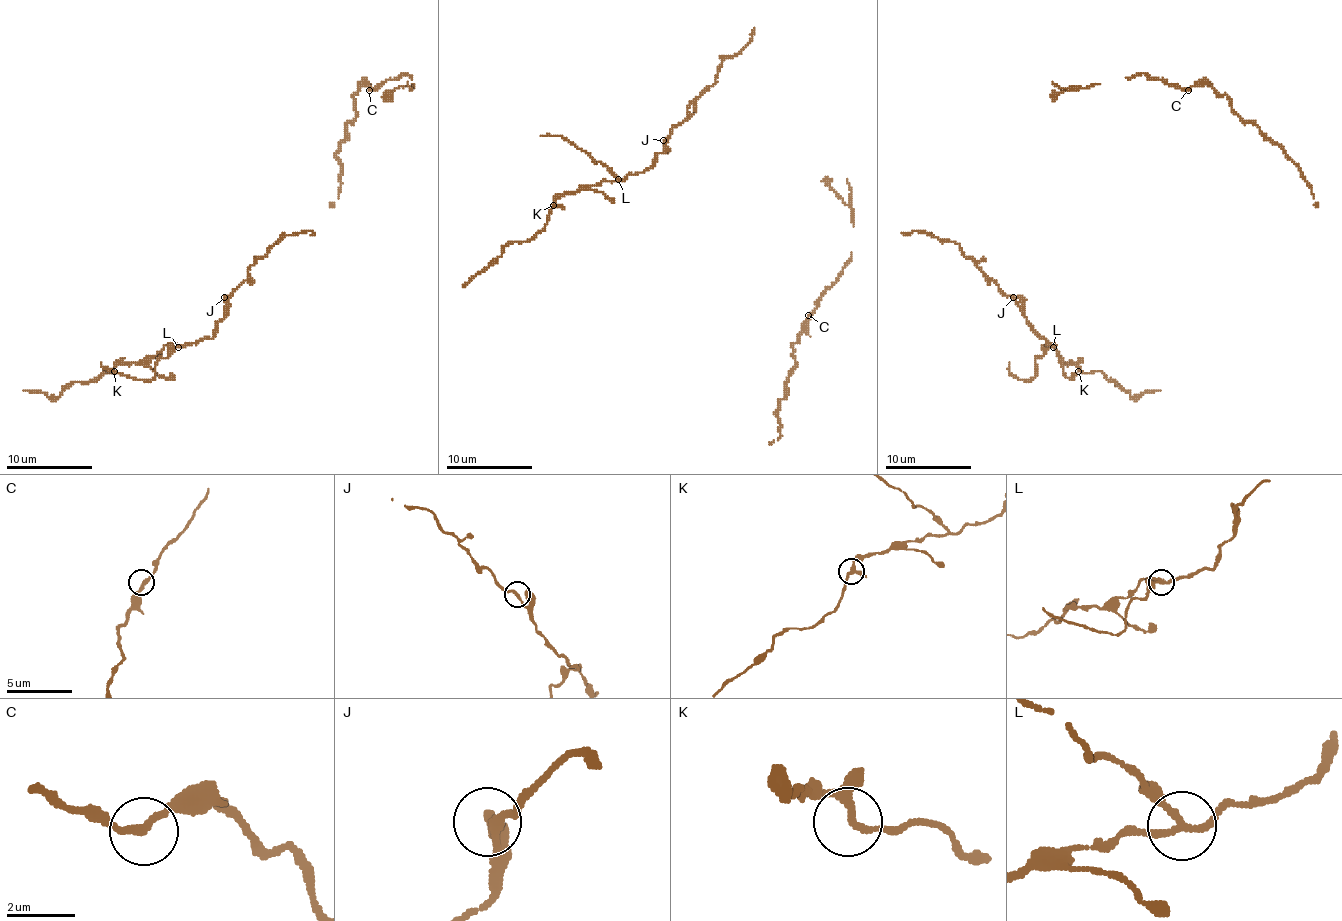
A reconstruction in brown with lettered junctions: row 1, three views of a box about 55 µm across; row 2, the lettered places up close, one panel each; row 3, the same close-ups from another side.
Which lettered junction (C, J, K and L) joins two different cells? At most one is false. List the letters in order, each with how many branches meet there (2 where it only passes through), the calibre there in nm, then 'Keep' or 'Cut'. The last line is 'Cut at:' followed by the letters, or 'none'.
C: Branches: 2. Thickness 220 nm. Keep
J: Branches: 2. Thickness 200 nm. Keep
K: Branches: 3. Thickness 200 nm. Keep
L: Branches: 3. Thickness 200 nm. Cut
Cut at: L

